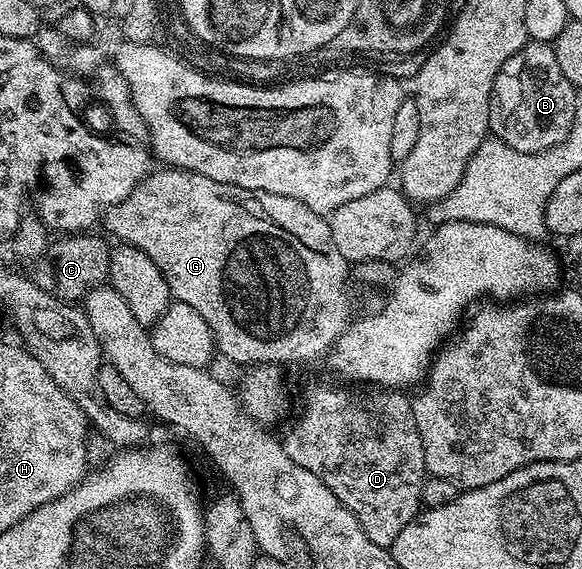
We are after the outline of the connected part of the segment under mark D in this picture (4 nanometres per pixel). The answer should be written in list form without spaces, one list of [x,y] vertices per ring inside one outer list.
[[[318,383],[307,389],[302,416],[284,435],[284,446],[296,465],[316,473],[336,493],[360,521],[368,541],[388,549],[400,537],[400,529],[413,521],[423,506],[422,487],[428,472],[414,420],[414,404],[398,389],[342,386],[346,387]]]

